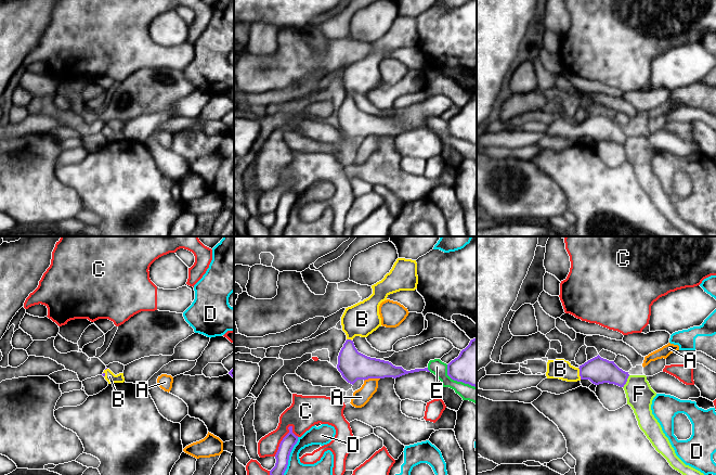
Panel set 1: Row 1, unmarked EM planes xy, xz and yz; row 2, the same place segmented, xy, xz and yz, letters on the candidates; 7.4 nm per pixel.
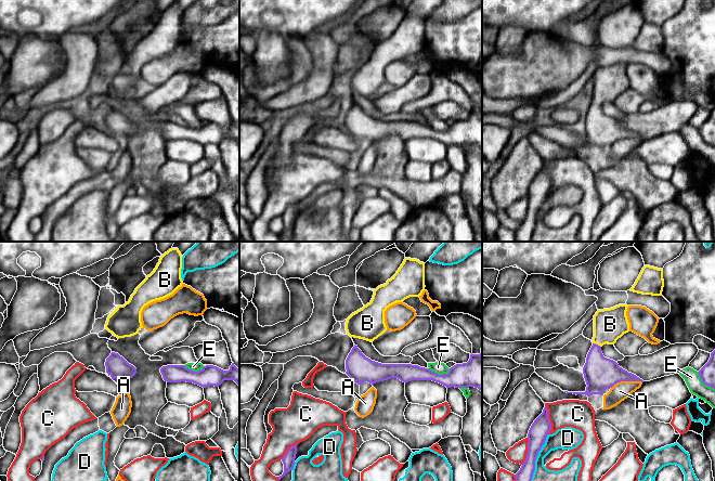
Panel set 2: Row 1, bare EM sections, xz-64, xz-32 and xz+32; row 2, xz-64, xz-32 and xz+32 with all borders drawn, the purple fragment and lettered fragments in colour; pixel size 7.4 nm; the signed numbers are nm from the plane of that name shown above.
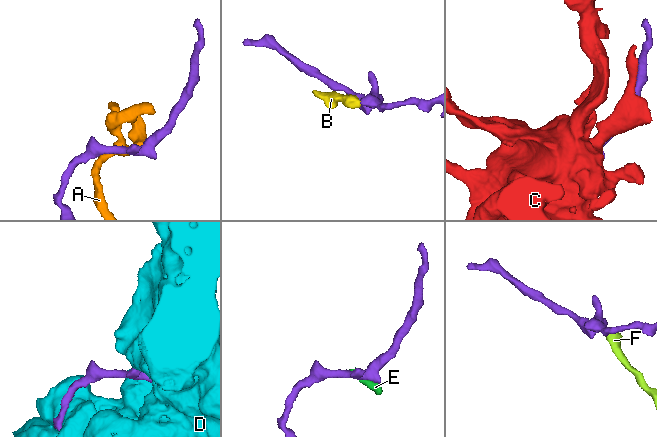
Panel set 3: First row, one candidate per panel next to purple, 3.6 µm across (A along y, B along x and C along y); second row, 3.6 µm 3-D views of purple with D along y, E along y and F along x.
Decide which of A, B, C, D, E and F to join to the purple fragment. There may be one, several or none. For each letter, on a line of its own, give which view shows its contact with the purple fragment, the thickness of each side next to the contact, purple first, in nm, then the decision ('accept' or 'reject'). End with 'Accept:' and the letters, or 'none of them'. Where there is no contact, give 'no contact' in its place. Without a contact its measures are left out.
A: contact in xz; calibres 220 and 120 nm; reject
B: contact in yz; calibres 190 and 150 nm; accept
C: contact in xz; calibres 100 and 220 nm; reject
D: contact in xz; calibres 100 and 130 nm; reject
E: contact in xz; calibres 300 and 120 nm; reject
F: contact in yz; calibres 190 and 200 nm; reject
Accept: B

